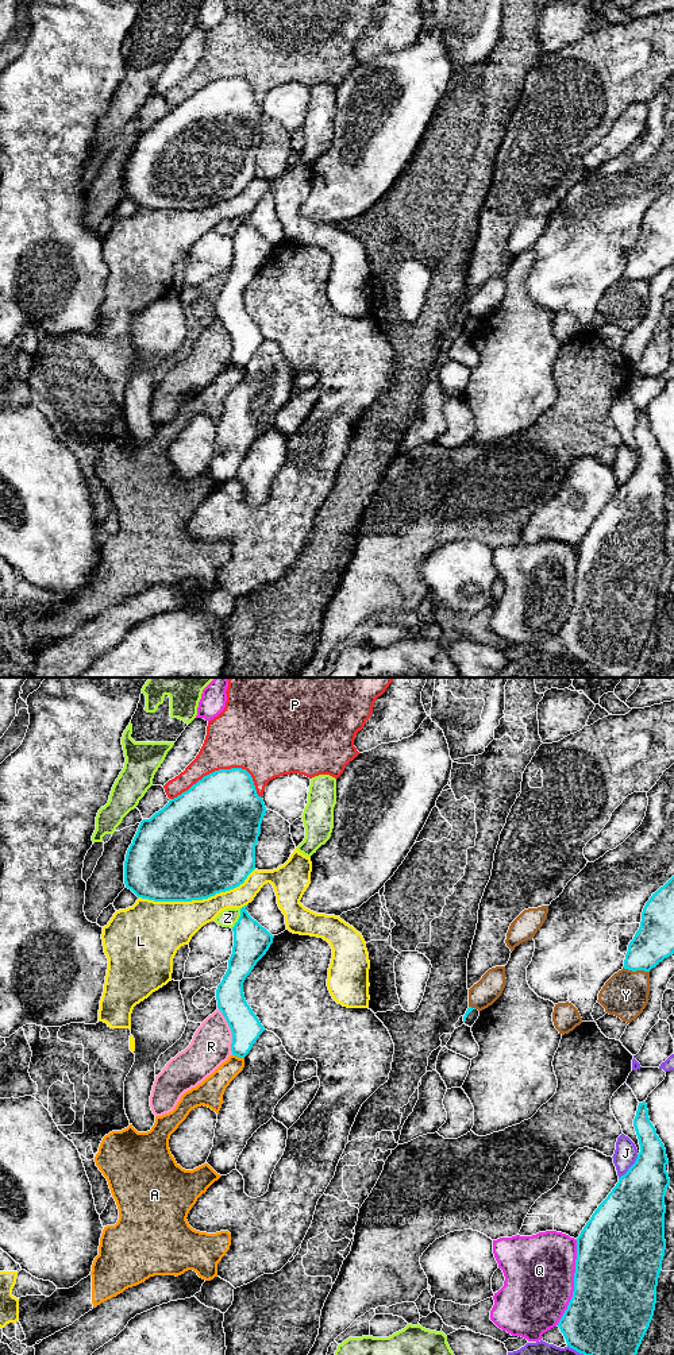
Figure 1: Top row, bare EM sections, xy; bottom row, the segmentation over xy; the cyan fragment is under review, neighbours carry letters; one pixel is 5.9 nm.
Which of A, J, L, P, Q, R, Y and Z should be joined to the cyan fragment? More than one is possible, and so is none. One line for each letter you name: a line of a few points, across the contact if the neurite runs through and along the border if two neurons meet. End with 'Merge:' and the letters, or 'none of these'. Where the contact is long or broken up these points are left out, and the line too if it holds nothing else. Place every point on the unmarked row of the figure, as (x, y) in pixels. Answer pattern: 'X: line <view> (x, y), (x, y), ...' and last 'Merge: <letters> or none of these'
Merge: none of these

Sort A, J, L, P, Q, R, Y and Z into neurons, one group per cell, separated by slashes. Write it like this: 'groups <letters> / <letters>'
groups A / J / L / P / Q / R / Y Z

